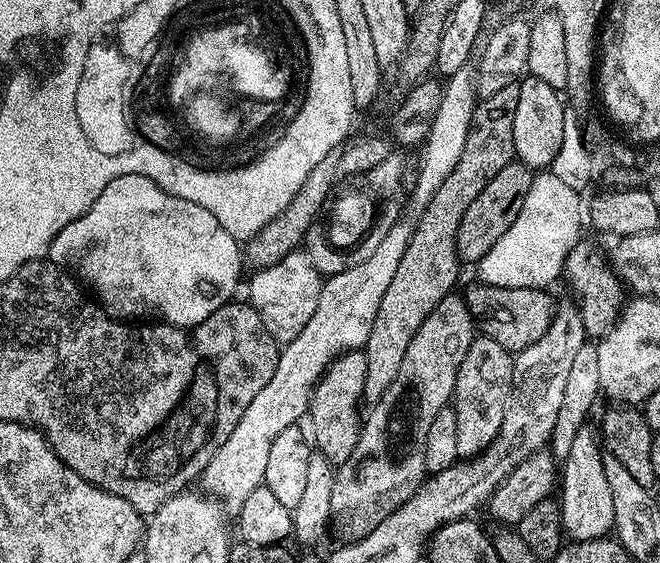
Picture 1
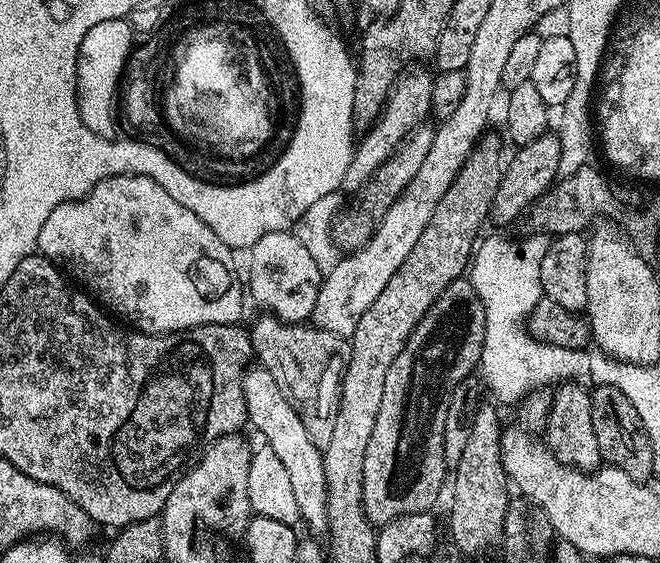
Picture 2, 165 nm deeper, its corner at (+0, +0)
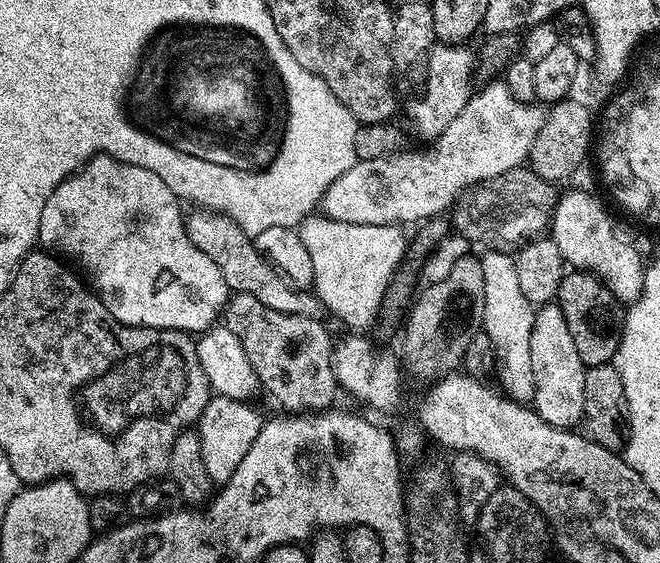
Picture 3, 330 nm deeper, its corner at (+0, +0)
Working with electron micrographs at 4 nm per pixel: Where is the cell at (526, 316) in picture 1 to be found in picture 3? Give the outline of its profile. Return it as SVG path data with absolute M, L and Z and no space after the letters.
M569 271L556 292L555 303L560 305L562 318L566 318L566 327L570 329L578 358L582 358L585 368L615 361L624 329L624 312L621 301L600 279L588 272Z

